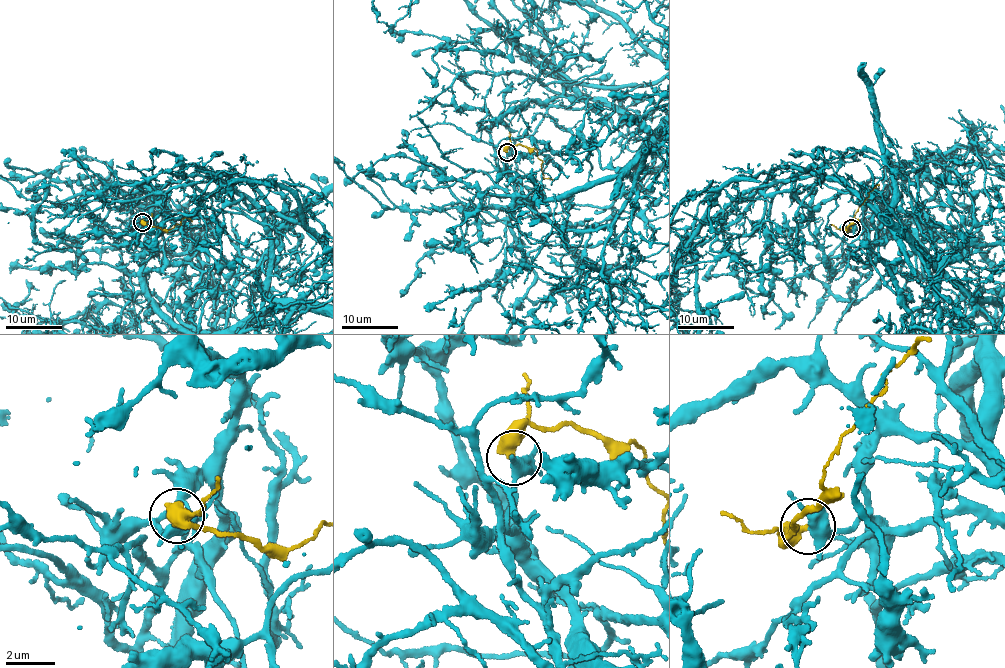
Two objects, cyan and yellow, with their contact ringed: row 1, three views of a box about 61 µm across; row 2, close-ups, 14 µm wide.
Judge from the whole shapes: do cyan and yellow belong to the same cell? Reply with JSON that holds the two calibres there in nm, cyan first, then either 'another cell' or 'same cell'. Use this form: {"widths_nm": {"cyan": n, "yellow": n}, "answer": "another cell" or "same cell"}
{"widths_nm": {"cyan": 380, "yellow": 500}, "answer": "another cell"}

